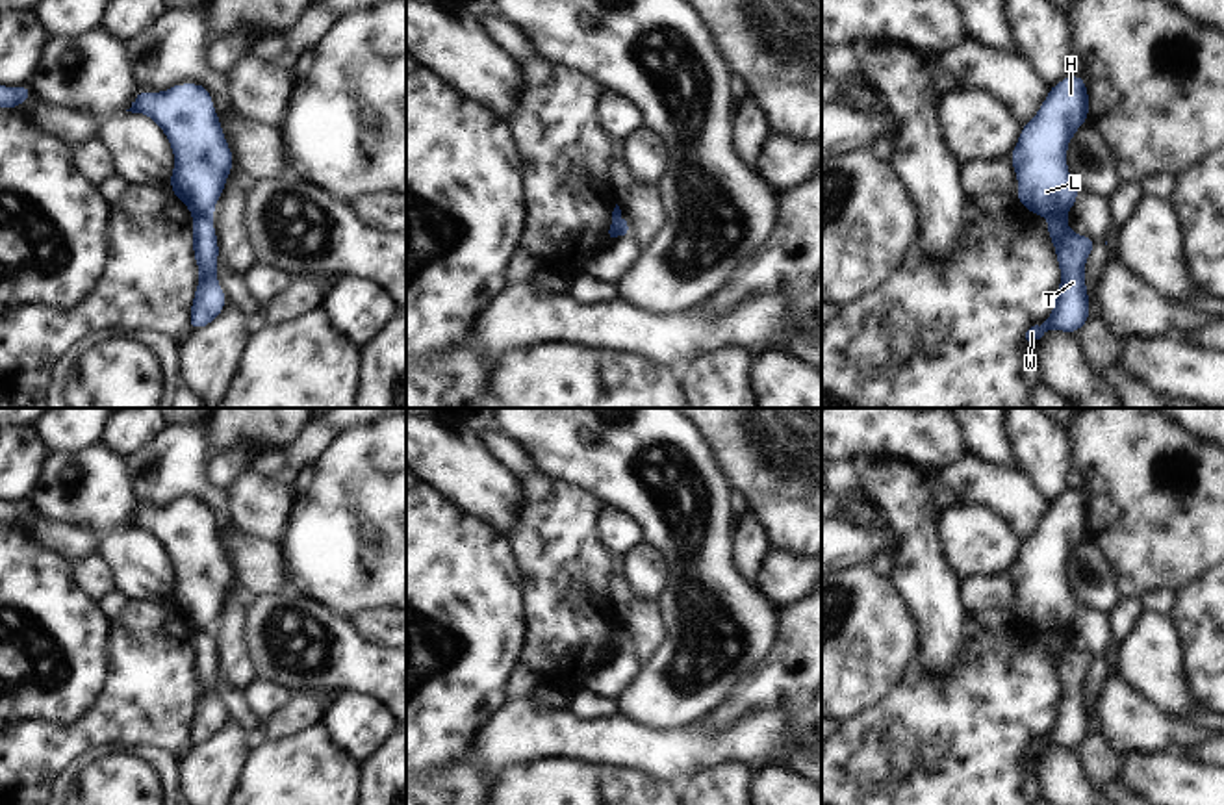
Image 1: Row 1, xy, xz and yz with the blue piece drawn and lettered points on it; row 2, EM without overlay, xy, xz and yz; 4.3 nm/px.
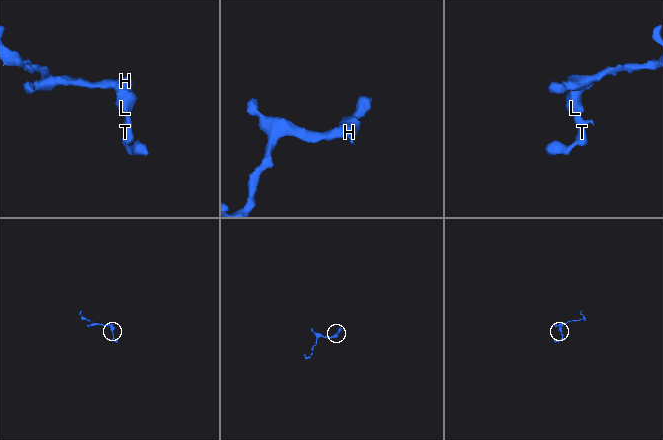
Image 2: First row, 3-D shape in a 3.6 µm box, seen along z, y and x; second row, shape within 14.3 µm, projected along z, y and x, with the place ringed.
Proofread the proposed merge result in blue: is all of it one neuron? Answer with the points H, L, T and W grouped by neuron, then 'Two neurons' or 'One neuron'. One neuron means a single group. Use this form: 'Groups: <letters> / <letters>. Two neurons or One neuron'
Groups: H L / T W. Two neurons.

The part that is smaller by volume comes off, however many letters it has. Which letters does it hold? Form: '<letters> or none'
T, W

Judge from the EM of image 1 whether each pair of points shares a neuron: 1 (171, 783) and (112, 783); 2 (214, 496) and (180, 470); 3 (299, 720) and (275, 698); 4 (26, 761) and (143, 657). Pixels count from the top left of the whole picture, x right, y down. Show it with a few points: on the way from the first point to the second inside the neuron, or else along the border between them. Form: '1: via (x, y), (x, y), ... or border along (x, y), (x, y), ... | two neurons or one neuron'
1: via (156, 783), (127, 783) | one neuron
2: via (206, 492), (188, 477) | one neuron
3: border along (293, 696), (262, 724) | two neurons
4: via (60, 746), (82, 735), (127, 690) | one neuron

